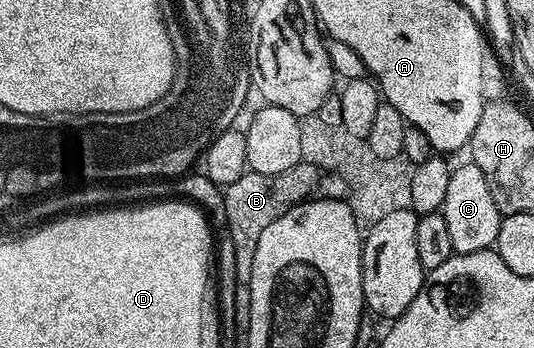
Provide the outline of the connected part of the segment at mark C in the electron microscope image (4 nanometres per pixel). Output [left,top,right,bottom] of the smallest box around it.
[441,160,504,254]

